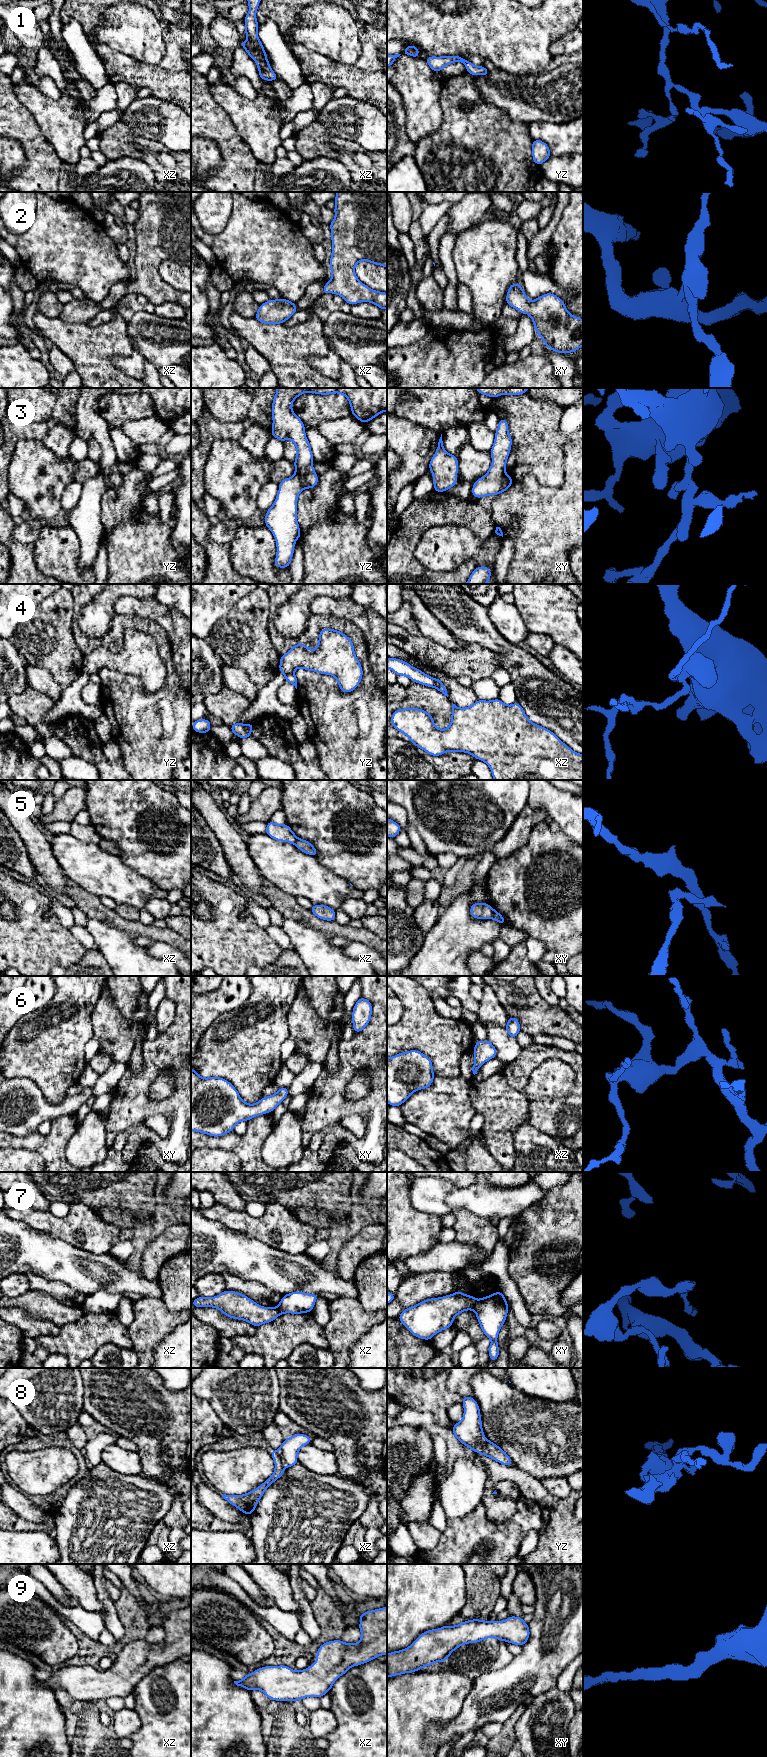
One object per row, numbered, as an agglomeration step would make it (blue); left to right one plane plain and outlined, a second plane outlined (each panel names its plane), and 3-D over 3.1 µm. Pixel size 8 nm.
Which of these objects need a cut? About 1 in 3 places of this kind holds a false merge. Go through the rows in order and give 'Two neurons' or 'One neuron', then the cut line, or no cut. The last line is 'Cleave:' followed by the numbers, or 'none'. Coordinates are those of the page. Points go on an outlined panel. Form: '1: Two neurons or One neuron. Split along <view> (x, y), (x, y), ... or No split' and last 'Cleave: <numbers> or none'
1: One neuron. No split
2: One neuron. No split
3: Two neurons. Split along yz (295, 473), (299, 477), (302, 489)
4: Two neurons. Split along xz (433, 678), (436, 687)
5: Two neurons. Split along xy (493, 909), (491, 918)
6: One neuron. No split
7: Two neurons. Split along xy (476, 1299), (473, 1309)
8: Two neurons. Split along xz (277, 1450), (282, 1462), (286, 1466)
9: One neuron. No split
Cleave: 3, 4, 5, 7, 8

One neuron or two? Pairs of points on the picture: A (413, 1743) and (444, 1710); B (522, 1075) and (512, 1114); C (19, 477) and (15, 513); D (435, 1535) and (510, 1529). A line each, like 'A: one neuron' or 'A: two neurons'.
A: one neuron
B: two neurons
C: two neurons
D: two neurons

